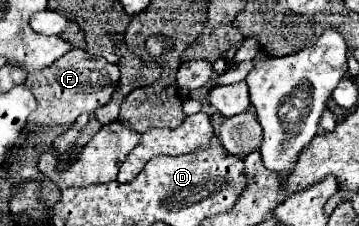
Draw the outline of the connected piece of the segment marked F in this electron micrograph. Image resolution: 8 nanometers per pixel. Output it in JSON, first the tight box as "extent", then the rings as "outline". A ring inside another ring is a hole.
{"extent":[25,49,119,125],"outline":[[[73,49],[59,57],[49,69],[33,71],[29,73],[25,87],[31,89],[31,93],[37,99],[37,109],[29,115],[29,123],[33,125],[71,125],[81,113],[93,113],[95,109],[103,107],[109,97],[113,95],[113,89],[119,83],[119,67],[107,63],[101,57],[89,55],[83,49]]]}

